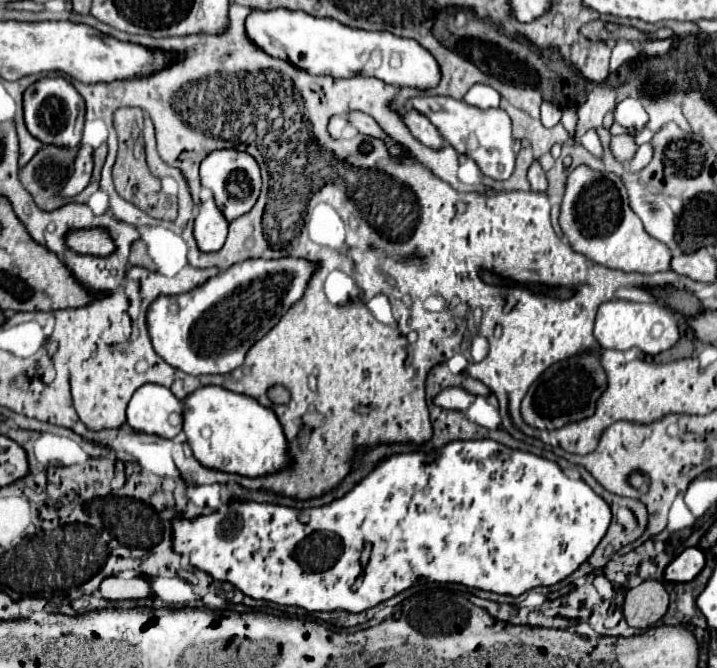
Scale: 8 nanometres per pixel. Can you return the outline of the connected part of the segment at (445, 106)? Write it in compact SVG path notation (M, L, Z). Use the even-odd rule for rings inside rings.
M420 97L410 99L410 105L424 113L436 129L450 141L450 145L464 153L466 157L474 159L480 171L490 179L508 179L514 171L514 139L512 139L512 127L510 117L504 109L478 109L464 101L456 101L450 97Z

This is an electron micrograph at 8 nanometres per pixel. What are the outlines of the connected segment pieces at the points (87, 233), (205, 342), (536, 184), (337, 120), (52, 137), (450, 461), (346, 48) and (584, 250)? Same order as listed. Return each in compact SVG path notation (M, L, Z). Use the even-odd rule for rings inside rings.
M92 227L92 229L72 229L64 237L68 249L80 255L94 255L94 257L108 257L116 251L116 243L110 237L108 229Z
M302 257L244 259L186 293L186 299L158 297L148 307L148 333L154 351L174 369L188 375L224 375L244 363L250 347L260 341L282 313L306 293L318 263Z
M534 161L530 165L530 169L528 169L528 181L532 185L532 191L540 191L540 193L546 191L546 185L548 185L546 183L546 175L544 175L544 171L542 171L542 167L540 167L538 161Z
M334 115L332 119L330 119L330 125L328 125L328 133L332 135L332 139L340 139L340 133L342 133L342 129L346 127L346 119L344 117L338 117L338 115Z
M62 77L40 79L24 91L24 121L28 131L42 143L80 145L84 125L84 101L74 85Z
M454 441L444 447L444 453L438 455L438 459L426 463L426 455L422 453L402 453L394 455L386 461L382 461L364 481L360 481L348 495L342 499L332 501L330 505L318 507L318 509L290 509L290 507L278 507L268 503L232 503L224 513L198 517L196 521L186 519L174 519L174 549L180 555L188 555L190 563L206 573L210 573L218 581L228 581L234 587L238 587L242 593L250 595L252 599L266 599L274 601L278 605L296 605L306 611L348 611L348 613L360 613L370 607L376 607L382 601L388 601L390 597L402 593L408 589L414 581L426 579L436 583L462 583L468 587L492 591L492 593L506 593L506 595L522 595L524 591L530 591L540 585L554 585L564 581L568 575L572 575L588 557L594 553L602 537L606 535L612 521L612 511L608 503L596 495L582 479L570 479L562 473L562 469L548 459L542 459L532 453L516 451L506 445L500 445L496 441ZM366 543L372 543L372 553L368 565L362 569L360 565L360 553Z
M254 9L246 17L248 39L270 57L288 59L292 65L308 71L310 75L330 75L330 77L354 77L368 75L378 77L388 85L432 89L440 83L438 61L418 45L414 39L396 37L388 31L364 31L342 25L334 19L318 19L304 11Z
M584 163L572 169L566 177L558 221L570 247L598 265L636 273L658 273L670 269L672 253L662 241L648 235L642 219L630 207L626 185L614 173L594 171Z

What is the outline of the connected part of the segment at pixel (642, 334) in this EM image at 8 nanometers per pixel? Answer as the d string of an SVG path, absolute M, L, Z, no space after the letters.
M612 299L598 307L594 339L602 349L628 351L632 347L638 347L648 355L658 355L662 351L668 351L672 345L676 345L676 341L680 339L680 327L678 327L678 319L666 305Z

